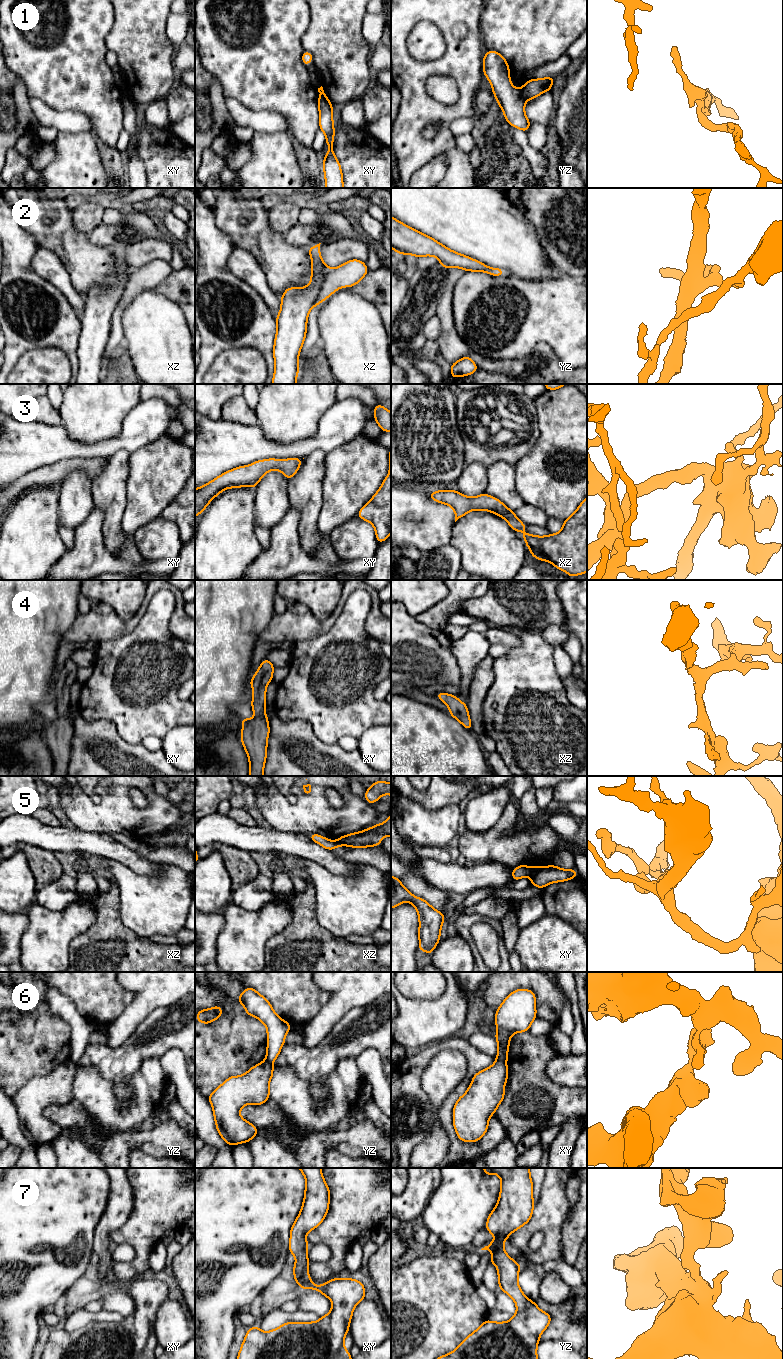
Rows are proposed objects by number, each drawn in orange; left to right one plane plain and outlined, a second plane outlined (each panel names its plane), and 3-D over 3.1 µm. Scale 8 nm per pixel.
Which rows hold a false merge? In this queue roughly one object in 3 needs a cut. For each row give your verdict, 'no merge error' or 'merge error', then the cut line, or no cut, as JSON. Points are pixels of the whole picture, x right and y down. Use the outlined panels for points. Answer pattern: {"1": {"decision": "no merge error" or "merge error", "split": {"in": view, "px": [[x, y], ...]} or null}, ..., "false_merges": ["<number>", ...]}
{"1": {"decision": "merge error", "split": {"in": "yz", "px": [[520, 90], [525, 100]]}}, "2": {"decision": "merge error", "split": {"in": "xz", "px": [[331, 269], [326, 275], [314, 303]]}}, "3": {"decision": "no merge error", "split": null}, "4": {"decision": "no merge error", "split": null}, "5": {"decision": "merge error", "split": {"in": "xy", "px": [[539, 867], [529, 875]]}}, "6": {"decision": "merge error", "split": {"in": "xy", "px": [[496, 1057], [505, 1062]]}}, "7": {"decision": "no merge error", "split": null}, "false_merges": ["1", "2", "5", "6"]}

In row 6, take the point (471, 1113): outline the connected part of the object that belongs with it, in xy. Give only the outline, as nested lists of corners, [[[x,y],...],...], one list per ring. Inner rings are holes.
[[[497,1057],[492,1066],[474,1075],[466,1093],[459,1097],[453,1108],[453,1126],[461,1141],[477,1142],[486,1134],[489,1118],[504,1099],[507,1080],[507,1063]]]

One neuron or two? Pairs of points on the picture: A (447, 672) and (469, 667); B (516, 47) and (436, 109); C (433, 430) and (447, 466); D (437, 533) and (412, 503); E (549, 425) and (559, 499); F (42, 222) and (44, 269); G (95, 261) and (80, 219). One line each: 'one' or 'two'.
A: two
B: two
C: one
D: one
E: one
F: two
G: two

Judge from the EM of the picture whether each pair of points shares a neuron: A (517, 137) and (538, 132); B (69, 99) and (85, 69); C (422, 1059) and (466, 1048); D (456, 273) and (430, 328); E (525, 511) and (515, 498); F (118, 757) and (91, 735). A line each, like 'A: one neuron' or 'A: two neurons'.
A: two neurons
B: one neuron
C: one neuron
D: two neurons
E: two neurons
F: one neuron

